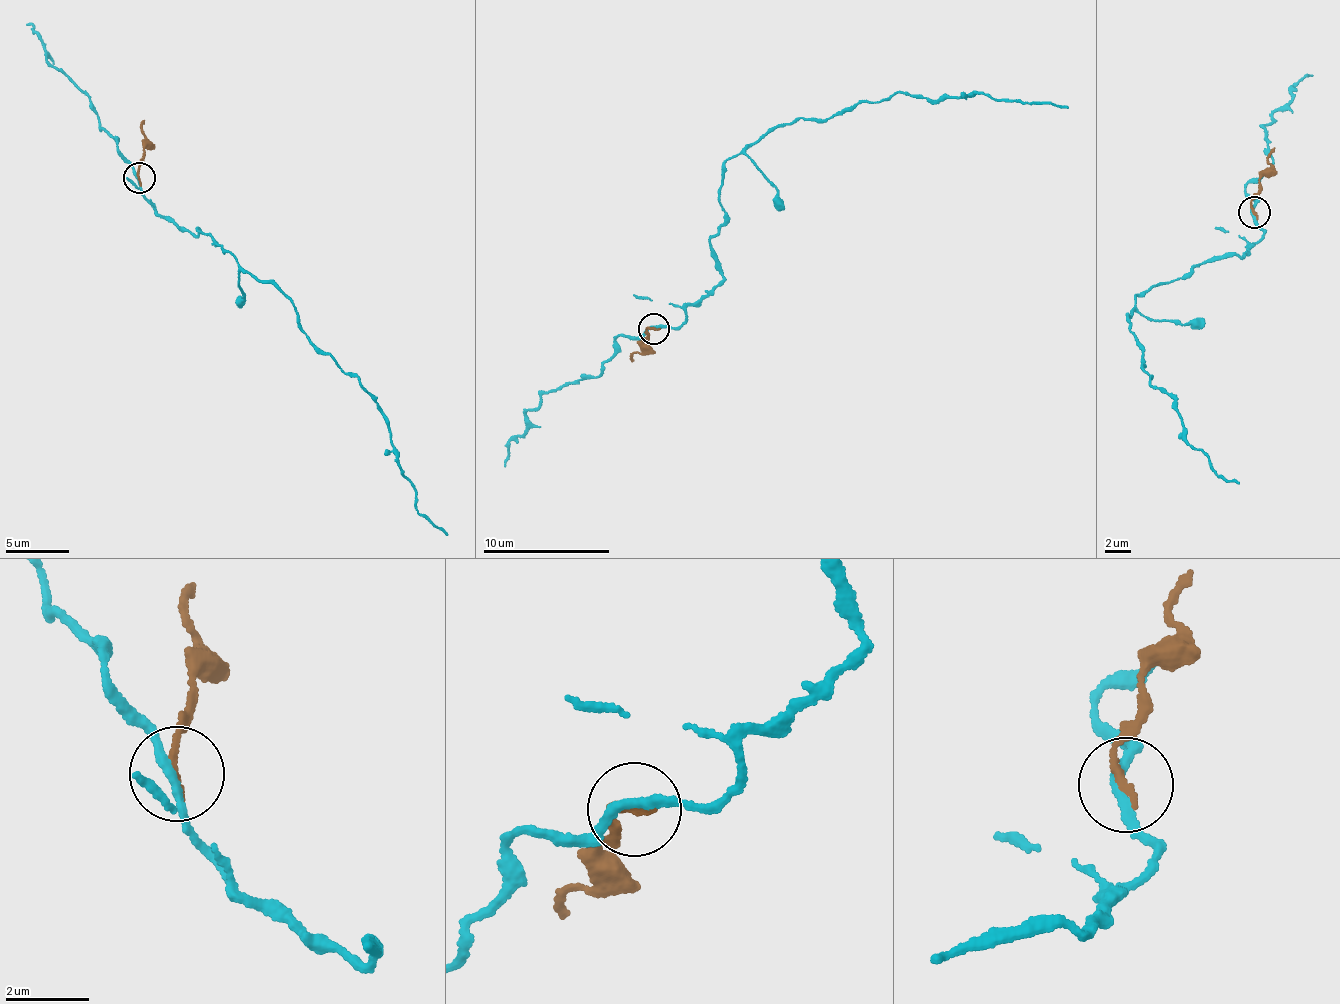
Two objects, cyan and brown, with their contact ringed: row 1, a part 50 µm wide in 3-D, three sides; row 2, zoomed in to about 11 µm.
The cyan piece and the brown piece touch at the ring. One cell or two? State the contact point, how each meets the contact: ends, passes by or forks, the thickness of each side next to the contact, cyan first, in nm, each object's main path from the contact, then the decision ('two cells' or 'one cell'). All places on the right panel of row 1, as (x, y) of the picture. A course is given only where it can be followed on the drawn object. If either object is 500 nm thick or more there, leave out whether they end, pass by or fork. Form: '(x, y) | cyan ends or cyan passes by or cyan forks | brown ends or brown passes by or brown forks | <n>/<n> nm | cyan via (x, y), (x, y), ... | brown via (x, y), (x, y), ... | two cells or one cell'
(1254, 212) | cyan passes by | brown ends | 200/190 nm | cyan via (1254, 214), (1263, 232), (1242, 258), (1199, 262), (1144, 291), (1128, 321), (1182, 435), (1239, 484) | brown via (1255, 213), (1251, 198), (1270, 166), (1273, 148) | two cells

